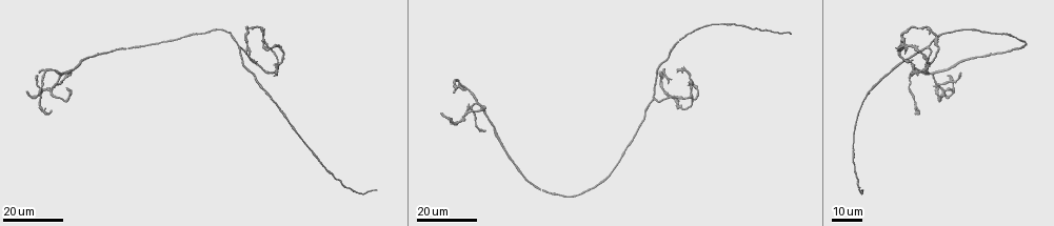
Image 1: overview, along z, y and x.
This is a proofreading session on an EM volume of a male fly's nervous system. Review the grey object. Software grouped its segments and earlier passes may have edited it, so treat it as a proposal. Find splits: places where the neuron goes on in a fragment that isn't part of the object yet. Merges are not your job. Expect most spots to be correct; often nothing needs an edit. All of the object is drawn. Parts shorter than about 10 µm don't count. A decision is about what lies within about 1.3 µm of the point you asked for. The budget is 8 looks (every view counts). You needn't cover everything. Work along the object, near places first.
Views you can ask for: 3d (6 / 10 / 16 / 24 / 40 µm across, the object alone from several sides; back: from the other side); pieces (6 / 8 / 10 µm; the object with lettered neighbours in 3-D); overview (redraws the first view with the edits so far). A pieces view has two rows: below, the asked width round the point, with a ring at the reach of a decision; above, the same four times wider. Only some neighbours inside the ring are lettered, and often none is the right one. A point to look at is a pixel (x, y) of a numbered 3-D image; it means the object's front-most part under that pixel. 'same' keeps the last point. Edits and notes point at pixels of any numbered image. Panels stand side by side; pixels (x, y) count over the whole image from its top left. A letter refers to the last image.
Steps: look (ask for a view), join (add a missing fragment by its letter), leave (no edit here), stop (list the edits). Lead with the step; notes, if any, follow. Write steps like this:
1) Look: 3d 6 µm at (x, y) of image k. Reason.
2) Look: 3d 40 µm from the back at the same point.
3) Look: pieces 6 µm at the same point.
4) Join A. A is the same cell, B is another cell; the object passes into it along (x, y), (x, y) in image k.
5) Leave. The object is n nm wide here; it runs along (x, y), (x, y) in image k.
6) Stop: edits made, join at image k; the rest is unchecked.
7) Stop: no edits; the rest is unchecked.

Look: 3d 24 µm at (52, 109) of image 1.

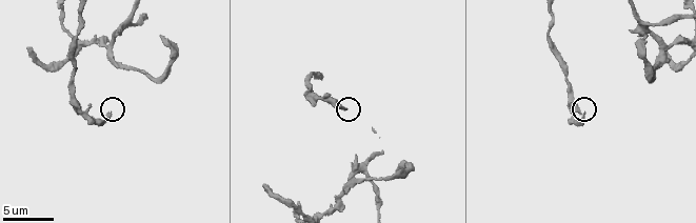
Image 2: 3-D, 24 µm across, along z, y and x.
Look: 3d 10 µm at (110, 112) of image 2.

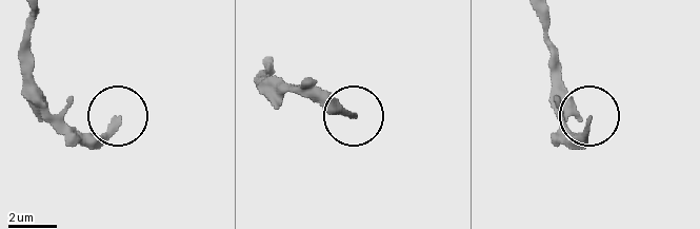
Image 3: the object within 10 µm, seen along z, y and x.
Look: pieces 6 µm at (116, 120) of image 3. See the neighbours.

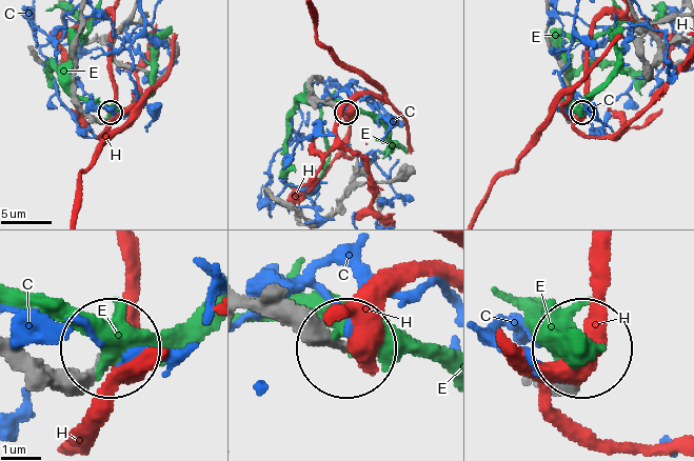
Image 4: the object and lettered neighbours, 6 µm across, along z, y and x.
Leave. C, E and H are other cells; it runs along (245, 295), (342, 344) in image 4; none of them fits.

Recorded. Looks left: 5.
Look: 3d 16 µm at (40, 70) of image 1. Branch stops here.

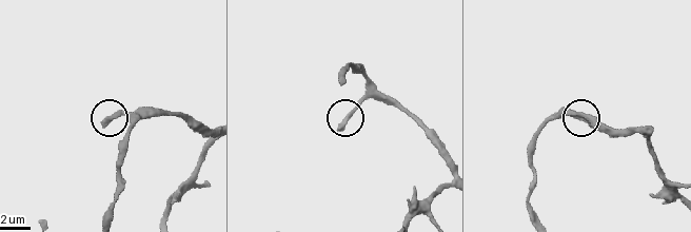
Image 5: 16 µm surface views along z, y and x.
Look: pieces 10 µm at (338, 129) of image 5. See the neighbours.

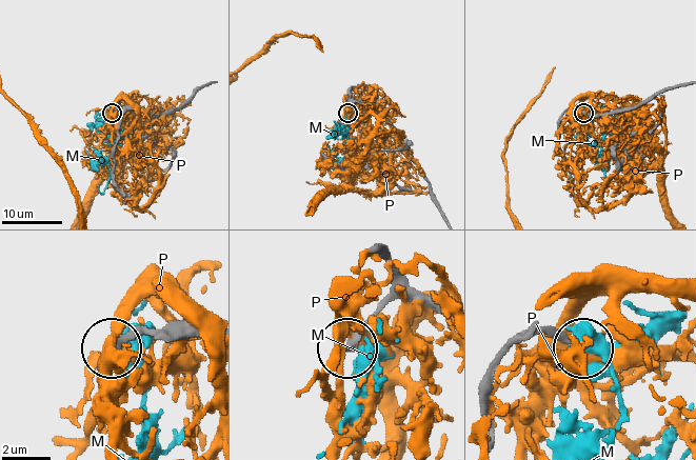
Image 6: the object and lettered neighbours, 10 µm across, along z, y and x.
Leave. M and P are other cells; none of them fits.

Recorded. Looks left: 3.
Look: 3d 24 µm at (262, 42) of image 1. Free end.

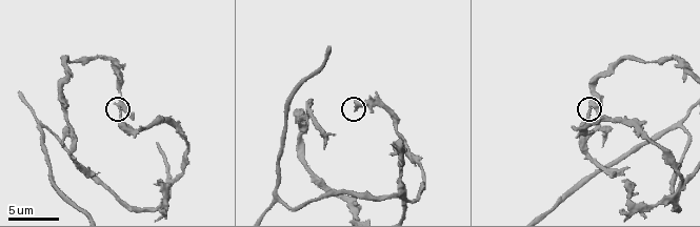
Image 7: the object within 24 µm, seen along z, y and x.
Look: pieces 8 µm at (120, 108) of image 7. See the neighbours.

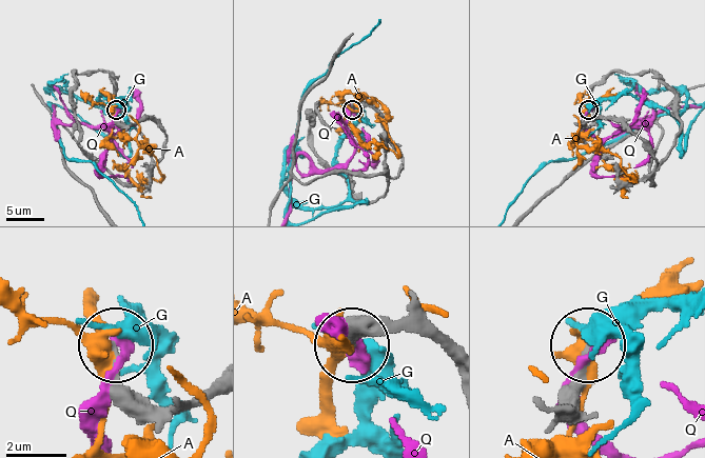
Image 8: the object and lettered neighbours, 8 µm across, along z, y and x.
Leave. A, G and Q are other cells; no lettered fragment goes on from it.

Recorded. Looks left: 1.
Look: pieces 10 µm at (326, 147) of image 7. End of a long branch.

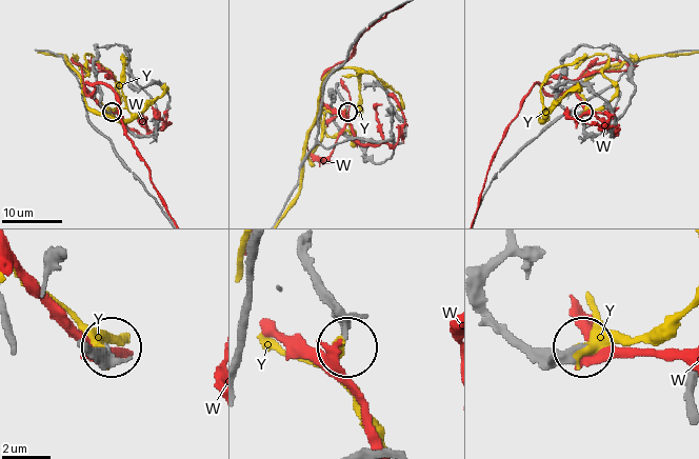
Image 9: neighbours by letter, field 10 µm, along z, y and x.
Leave. W and Y are other cells; it runs along (505, 251), (483, 286), (488, 311), (525, 343), (583, 347) in image 9; no lettered fragment goes on from it.

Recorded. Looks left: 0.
Stop: no edits; the rest is unchecked.

